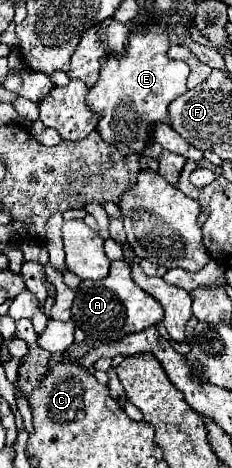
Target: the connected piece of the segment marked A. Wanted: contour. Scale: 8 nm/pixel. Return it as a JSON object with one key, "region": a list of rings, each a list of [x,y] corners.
{"region":[[[115,260],[105,280],[83,280],[73,302],[73,322],[93,340],[119,340],[127,334],[141,332],[163,320],[163,308],[131,278],[131,266],[125,260]]]}

